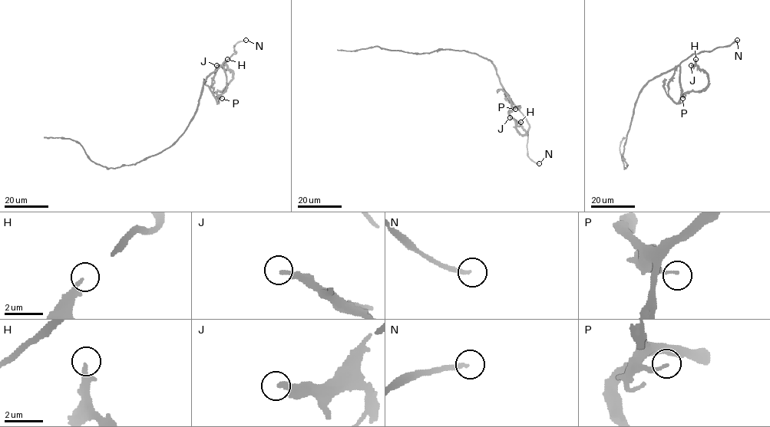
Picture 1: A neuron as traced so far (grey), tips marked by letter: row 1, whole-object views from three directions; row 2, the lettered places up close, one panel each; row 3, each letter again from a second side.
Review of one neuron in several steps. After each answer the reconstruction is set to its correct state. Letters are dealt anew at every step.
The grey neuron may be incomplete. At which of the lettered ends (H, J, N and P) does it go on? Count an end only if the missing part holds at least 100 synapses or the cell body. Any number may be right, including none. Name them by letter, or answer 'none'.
N

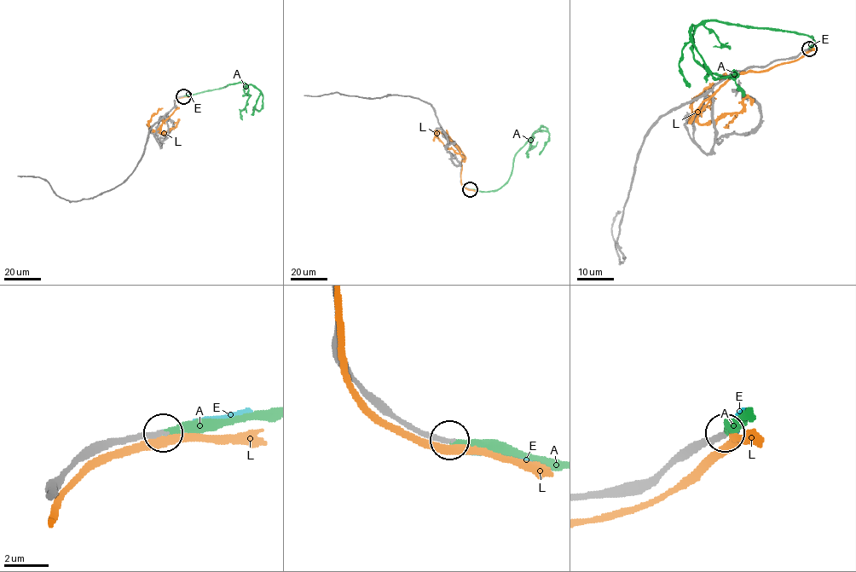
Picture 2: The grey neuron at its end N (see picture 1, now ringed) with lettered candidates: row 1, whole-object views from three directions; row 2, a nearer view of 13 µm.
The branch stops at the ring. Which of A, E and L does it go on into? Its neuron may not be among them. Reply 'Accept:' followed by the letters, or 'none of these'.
Accept: A

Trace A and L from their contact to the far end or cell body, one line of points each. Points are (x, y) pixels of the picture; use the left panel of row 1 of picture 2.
A: (183, 95), (244, 82), (253, 85), (263, 95), (263, 107), (260, 110), (252, 109)
L: (182, 96), (174, 101), (175, 107), (178, 108), (156, 130), (152, 131), (149, 121), (162, 108)

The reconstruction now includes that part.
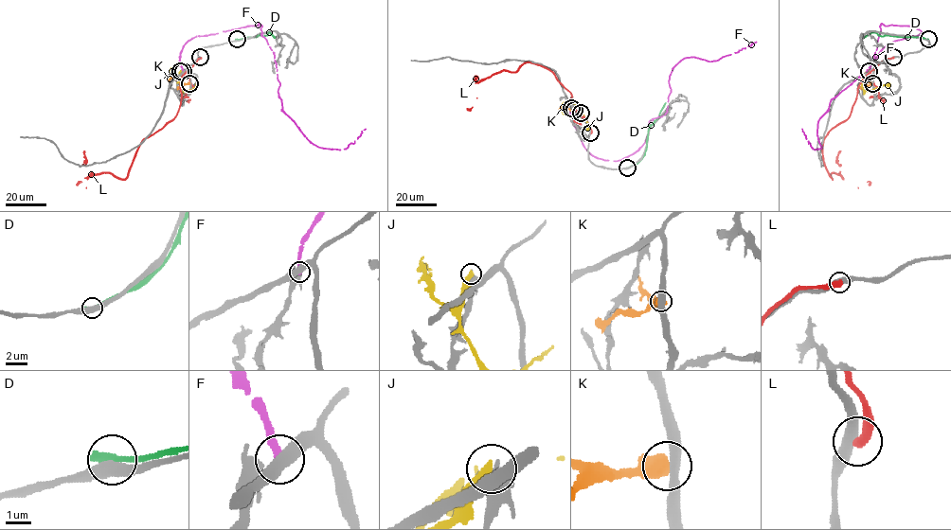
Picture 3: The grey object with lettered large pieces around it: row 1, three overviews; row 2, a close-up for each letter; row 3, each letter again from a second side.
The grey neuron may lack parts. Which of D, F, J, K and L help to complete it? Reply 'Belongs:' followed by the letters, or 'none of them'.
Belongs: none of them

